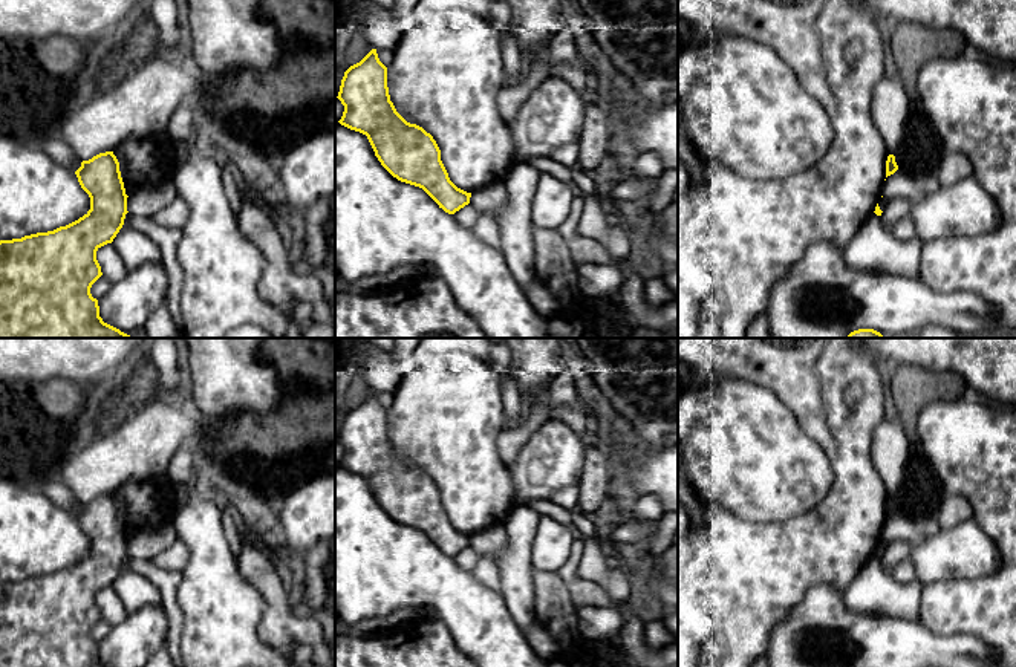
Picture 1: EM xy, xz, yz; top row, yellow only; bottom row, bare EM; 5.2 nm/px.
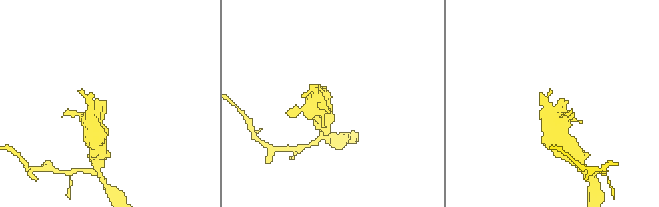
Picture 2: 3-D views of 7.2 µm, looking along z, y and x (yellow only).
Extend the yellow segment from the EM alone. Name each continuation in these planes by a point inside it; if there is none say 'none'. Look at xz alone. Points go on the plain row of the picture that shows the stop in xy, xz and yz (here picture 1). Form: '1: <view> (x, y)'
none

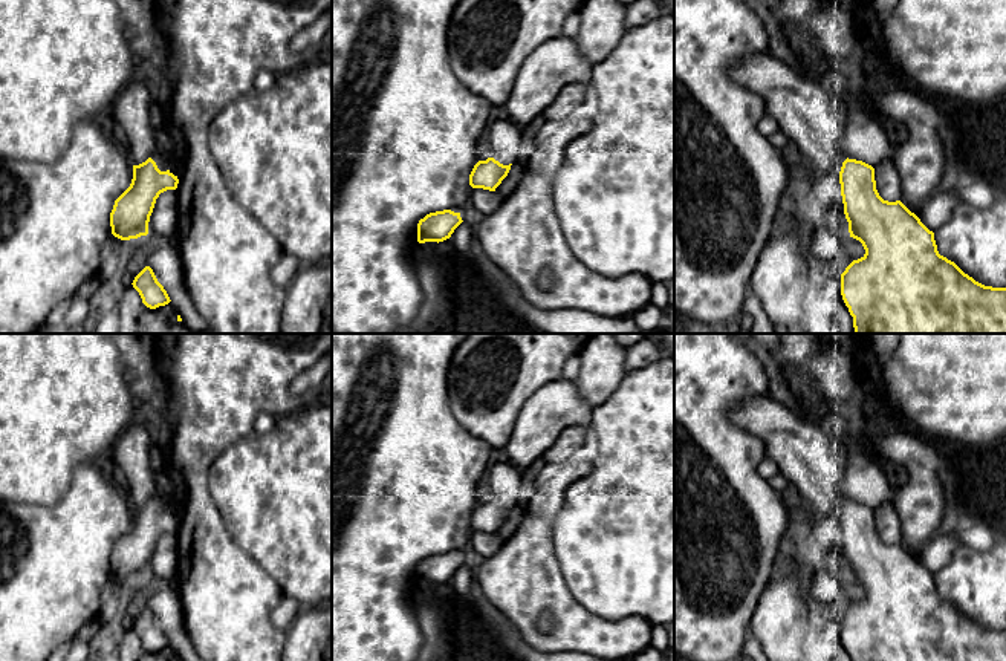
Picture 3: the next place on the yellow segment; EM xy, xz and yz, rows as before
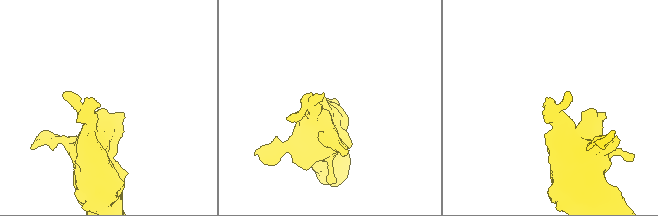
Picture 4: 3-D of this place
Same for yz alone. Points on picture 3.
1: yz (804, 452)

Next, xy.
1: xy (158, 456)

